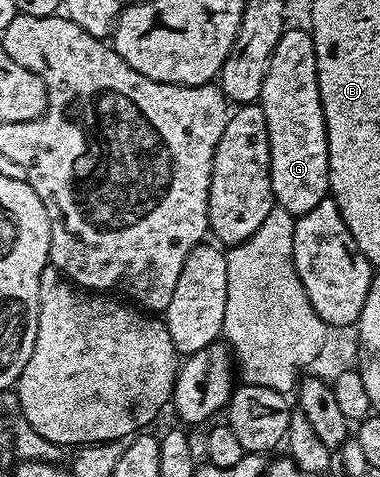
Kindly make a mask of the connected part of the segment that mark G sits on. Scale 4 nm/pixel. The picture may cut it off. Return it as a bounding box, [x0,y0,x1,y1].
[259,29,331,215]

